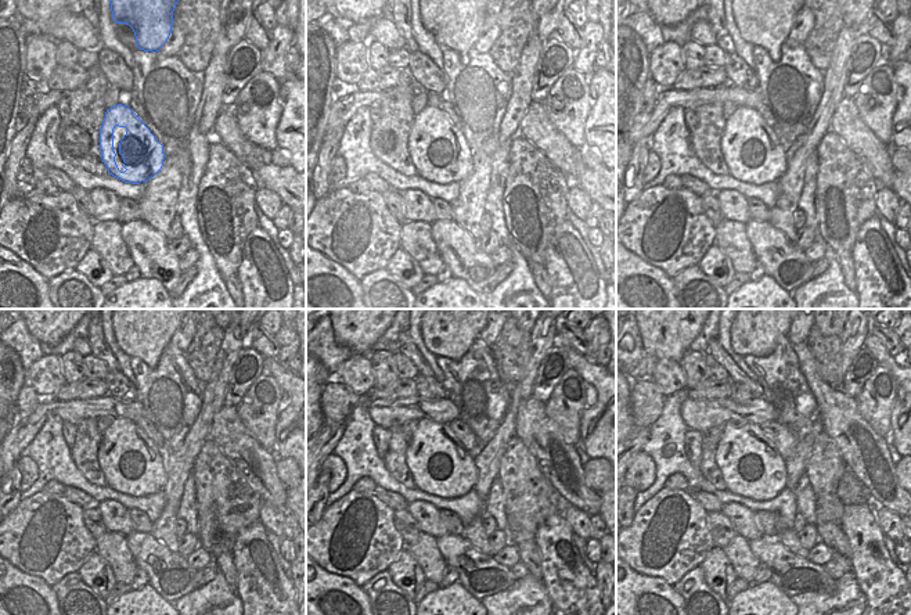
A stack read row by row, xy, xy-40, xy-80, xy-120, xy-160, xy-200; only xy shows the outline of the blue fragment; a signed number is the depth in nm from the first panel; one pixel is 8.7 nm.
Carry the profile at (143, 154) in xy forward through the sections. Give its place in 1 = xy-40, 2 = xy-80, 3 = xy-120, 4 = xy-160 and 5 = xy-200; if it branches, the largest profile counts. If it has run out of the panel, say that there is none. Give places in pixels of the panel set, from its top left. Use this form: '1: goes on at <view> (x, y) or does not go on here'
1: goes on at xy-40 (449, 154)
2: goes on at xy-80 (752, 153)
3: goes on at xy-120 (132, 463)
4: goes on at xy-160 (439, 463)
5: goes on at xy-200 (751, 466)

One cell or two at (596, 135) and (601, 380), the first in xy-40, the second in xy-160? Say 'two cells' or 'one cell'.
one cell

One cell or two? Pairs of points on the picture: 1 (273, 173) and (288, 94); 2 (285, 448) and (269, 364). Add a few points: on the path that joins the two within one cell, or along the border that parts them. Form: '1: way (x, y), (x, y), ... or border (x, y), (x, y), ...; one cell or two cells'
1: way (291, 162), (291, 137), (284, 130), (290, 117); one cell
2: way (291, 427), (290, 384); one cell

